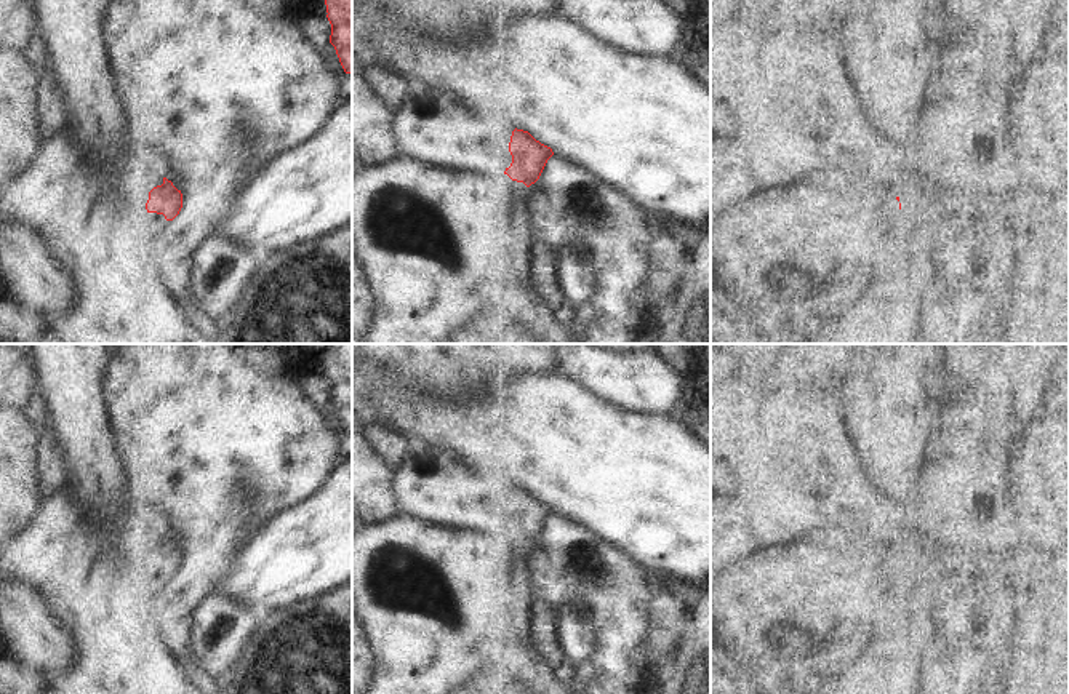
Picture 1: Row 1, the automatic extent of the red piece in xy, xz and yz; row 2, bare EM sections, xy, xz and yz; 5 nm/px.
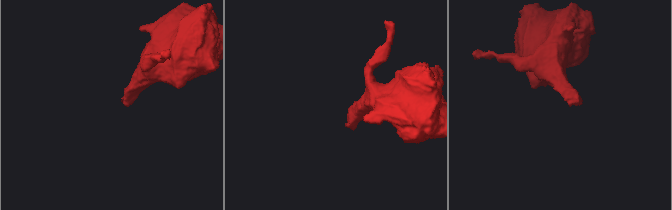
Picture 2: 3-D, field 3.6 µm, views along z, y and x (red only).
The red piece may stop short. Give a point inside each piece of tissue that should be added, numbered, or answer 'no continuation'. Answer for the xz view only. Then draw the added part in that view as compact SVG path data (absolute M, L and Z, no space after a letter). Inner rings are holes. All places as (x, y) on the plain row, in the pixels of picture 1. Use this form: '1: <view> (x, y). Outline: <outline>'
no continuation

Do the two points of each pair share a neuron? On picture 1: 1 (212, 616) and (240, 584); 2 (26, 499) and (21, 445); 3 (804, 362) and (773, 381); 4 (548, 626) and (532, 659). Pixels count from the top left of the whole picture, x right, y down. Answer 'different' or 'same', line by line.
1: different
2: same
3: same
4: different

